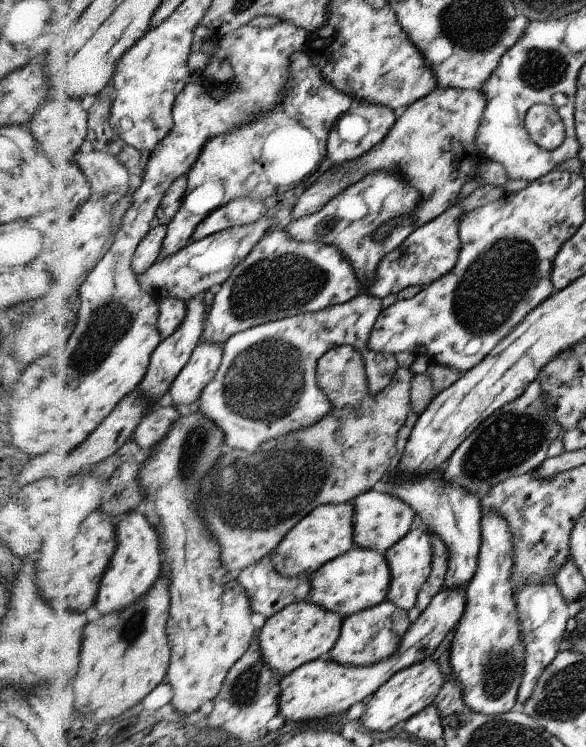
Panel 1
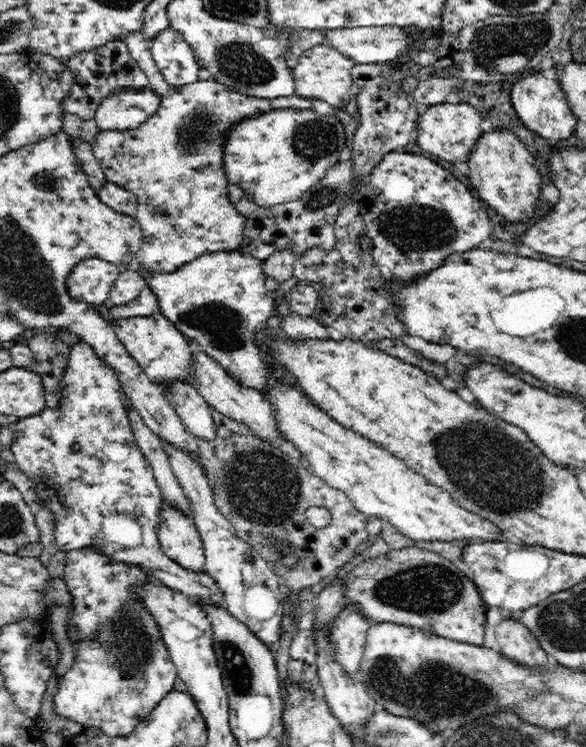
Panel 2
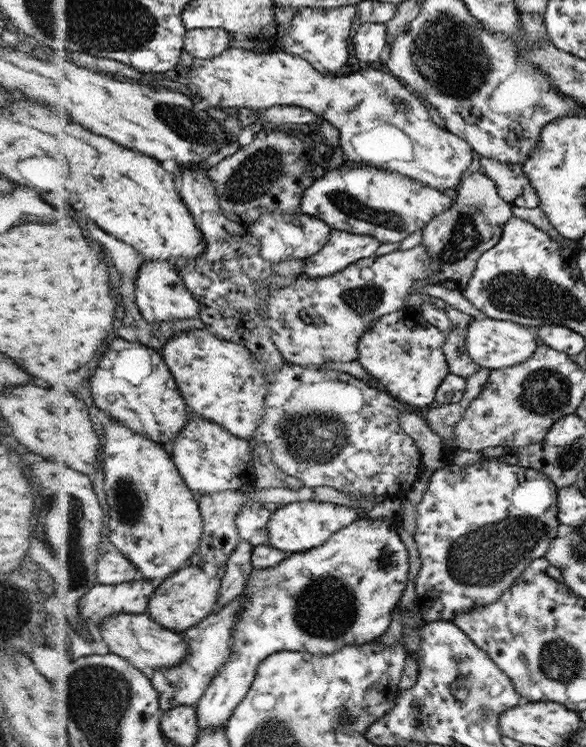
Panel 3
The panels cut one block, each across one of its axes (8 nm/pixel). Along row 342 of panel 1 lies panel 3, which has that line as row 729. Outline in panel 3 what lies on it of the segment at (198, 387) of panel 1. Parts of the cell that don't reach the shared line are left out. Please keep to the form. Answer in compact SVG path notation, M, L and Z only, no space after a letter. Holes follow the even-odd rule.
M368 517L357 518L354 523L349 524L347 527L344 527L342 530L338 532L335 532L335 534L332 535L331 538L328 539L326 543L322 543L319 547L311 548L310 550L299 552L297 554L291 554L290 558L288 558L282 564L280 564L279 567L274 567L274 568L257 568L256 567L256 571L253 572L253 575L249 579L248 591L244 592L244 596L247 598L247 600L245 600L245 607L247 608L247 611L241 616L241 623L238 625L238 628L237 628L237 638L235 638L236 644L234 646L234 649L232 649L232 657L230 657L230 661L228 661L228 665L226 665L226 667L224 667L222 671L220 671L220 674L218 674L218 677L214 680L212 687L208 691L206 691L206 696L204 696L204 699L200 700L200 702L196 705L196 707L198 708L197 711L200 714L201 729L203 731L206 731L206 729L218 729L218 727L224 727L230 722L230 720L232 719L232 716L235 716L236 709L240 706L240 703L242 703L243 700L246 699L248 697L248 694L251 692L252 686L255 684L256 678L258 677L260 666L270 656L276 655L277 653L280 653L283 651L308 652L308 654L316 654L316 656L330 656L330 654L334 654L334 652L340 652L340 648L344 648L344 646L346 645L359 645L359 644L369 643L370 641L373 641L374 639L380 638L384 634L384 632L388 630L388 627L390 626L392 610L394 610L394 607L396 606L396 604L398 604L398 601L400 600L400 596L403 595L403 592L407 588L409 570L410 570L410 552L407 551L407 545L404 544L404 541L402 537L399 535L398 530L395 529L391 521L385 521L384 519L369 519Z

